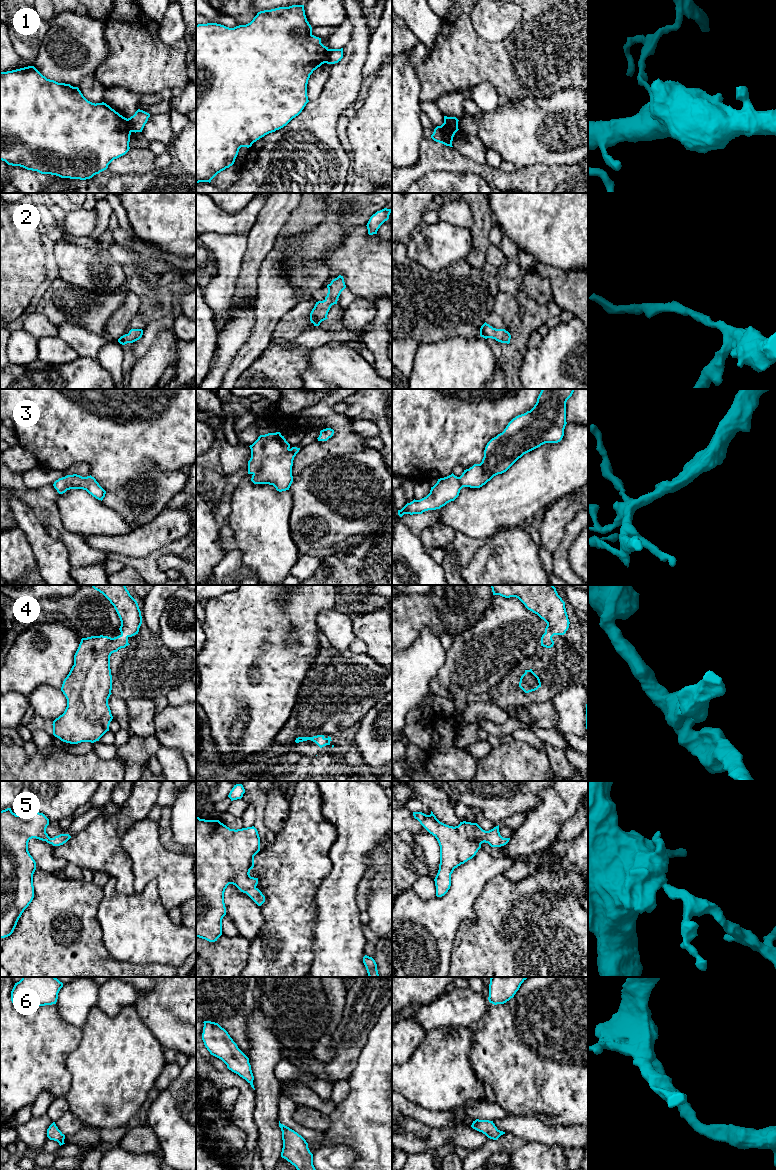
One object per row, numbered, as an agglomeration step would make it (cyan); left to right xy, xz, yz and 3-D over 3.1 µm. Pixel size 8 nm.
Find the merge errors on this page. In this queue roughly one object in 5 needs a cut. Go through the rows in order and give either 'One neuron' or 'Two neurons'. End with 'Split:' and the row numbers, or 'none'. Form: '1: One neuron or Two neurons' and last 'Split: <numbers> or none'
1: Two neurons
2: One neuron
3: One neuron
4: One neuron
5: One neuron
6: One neuron
Split: 1

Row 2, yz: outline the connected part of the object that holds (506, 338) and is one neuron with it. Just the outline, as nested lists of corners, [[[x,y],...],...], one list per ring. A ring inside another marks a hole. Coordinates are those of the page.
[[[486,322],[480,328],[480,336],[487,339],[492,338],[501,343],[510,343],[511,335],[505,329],[496,329]]]

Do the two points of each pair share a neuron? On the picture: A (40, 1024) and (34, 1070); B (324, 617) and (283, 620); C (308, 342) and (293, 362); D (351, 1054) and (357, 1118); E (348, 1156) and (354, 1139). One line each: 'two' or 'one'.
A: one
B: two
C: two
D: two
E: two

